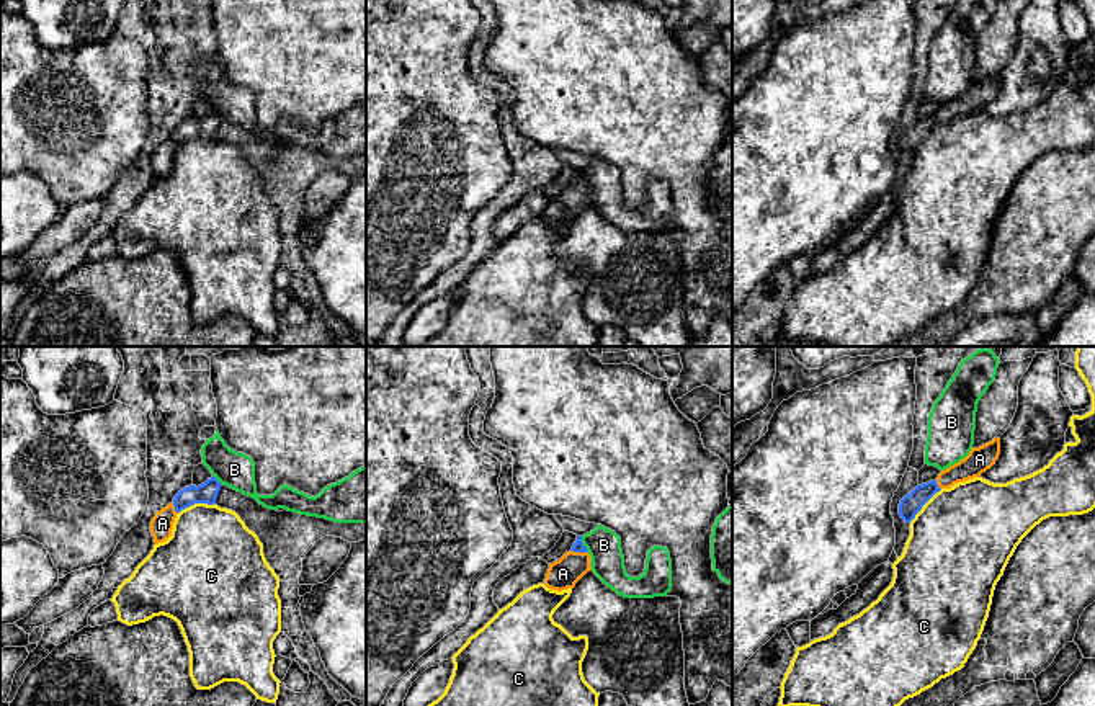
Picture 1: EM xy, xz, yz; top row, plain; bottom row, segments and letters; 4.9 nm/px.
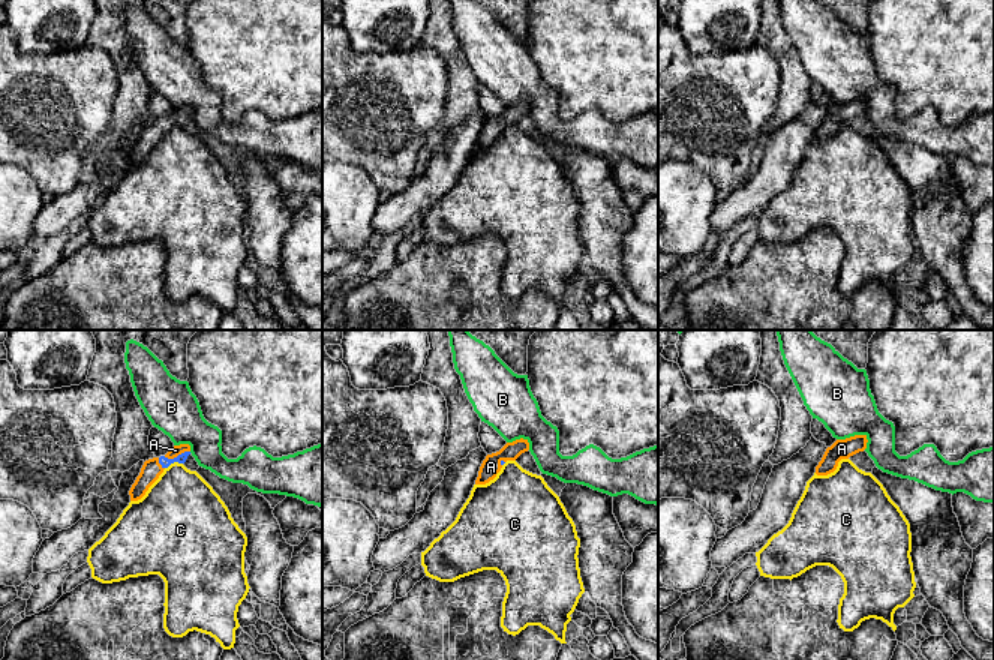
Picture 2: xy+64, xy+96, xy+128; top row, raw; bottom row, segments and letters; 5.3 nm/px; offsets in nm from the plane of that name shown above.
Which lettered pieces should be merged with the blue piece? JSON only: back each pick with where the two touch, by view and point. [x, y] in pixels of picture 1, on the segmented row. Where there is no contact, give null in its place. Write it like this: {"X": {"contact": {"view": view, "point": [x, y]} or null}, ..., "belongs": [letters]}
{"A": {"contact": {"view": "xz", "point": [579, 551]}}, "belongs": ["A"]}

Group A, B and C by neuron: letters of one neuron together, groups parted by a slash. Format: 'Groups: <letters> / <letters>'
Groups: A / B / C

